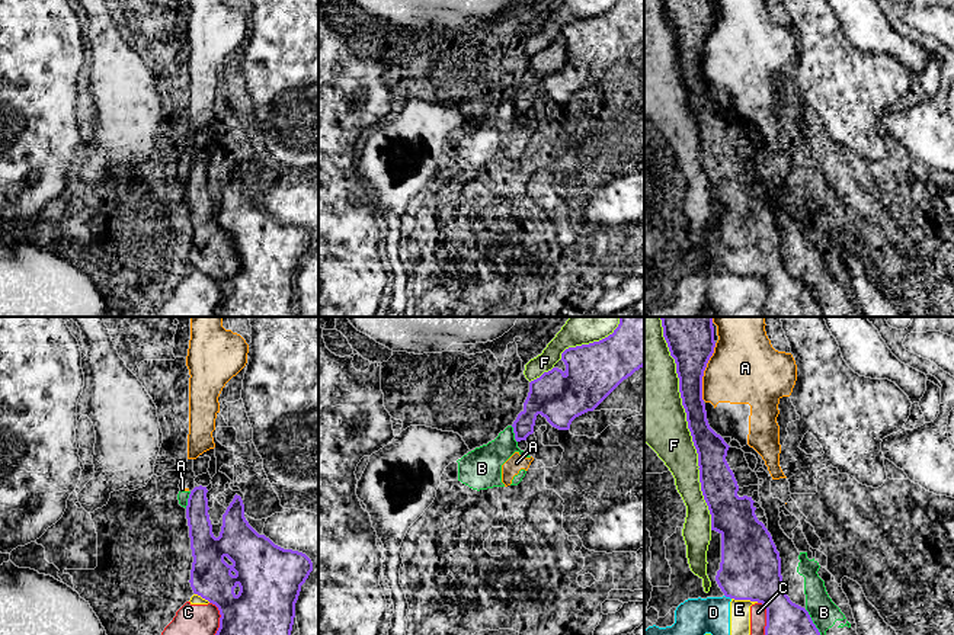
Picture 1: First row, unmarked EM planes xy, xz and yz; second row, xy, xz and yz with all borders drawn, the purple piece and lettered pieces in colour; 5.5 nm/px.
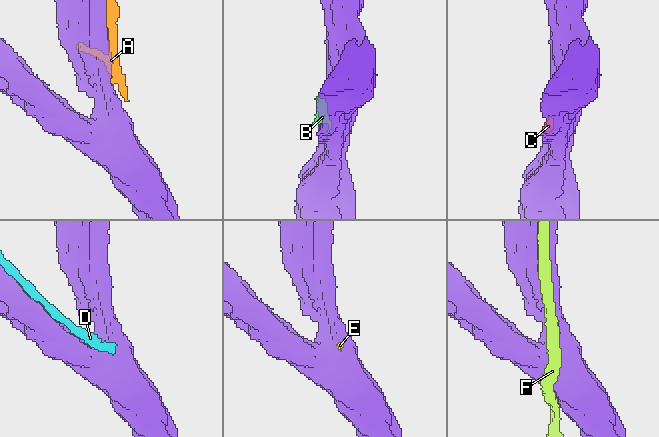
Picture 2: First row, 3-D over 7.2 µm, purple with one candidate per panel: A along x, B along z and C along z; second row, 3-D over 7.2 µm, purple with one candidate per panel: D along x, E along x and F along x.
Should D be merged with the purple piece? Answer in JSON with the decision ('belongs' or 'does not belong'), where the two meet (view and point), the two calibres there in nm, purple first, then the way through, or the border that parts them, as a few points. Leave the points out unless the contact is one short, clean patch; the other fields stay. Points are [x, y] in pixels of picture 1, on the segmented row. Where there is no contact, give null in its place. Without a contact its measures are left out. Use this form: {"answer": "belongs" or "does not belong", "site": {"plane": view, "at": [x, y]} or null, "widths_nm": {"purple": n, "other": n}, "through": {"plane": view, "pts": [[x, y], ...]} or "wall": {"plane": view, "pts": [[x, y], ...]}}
{"answer": "does not belong", "site": {"plane": "yz", "at": [727, 596]}, "widths_nm": {"purple": 340, "other": 200}}

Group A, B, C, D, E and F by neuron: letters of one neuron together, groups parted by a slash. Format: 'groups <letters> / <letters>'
groups A B C D E / F

